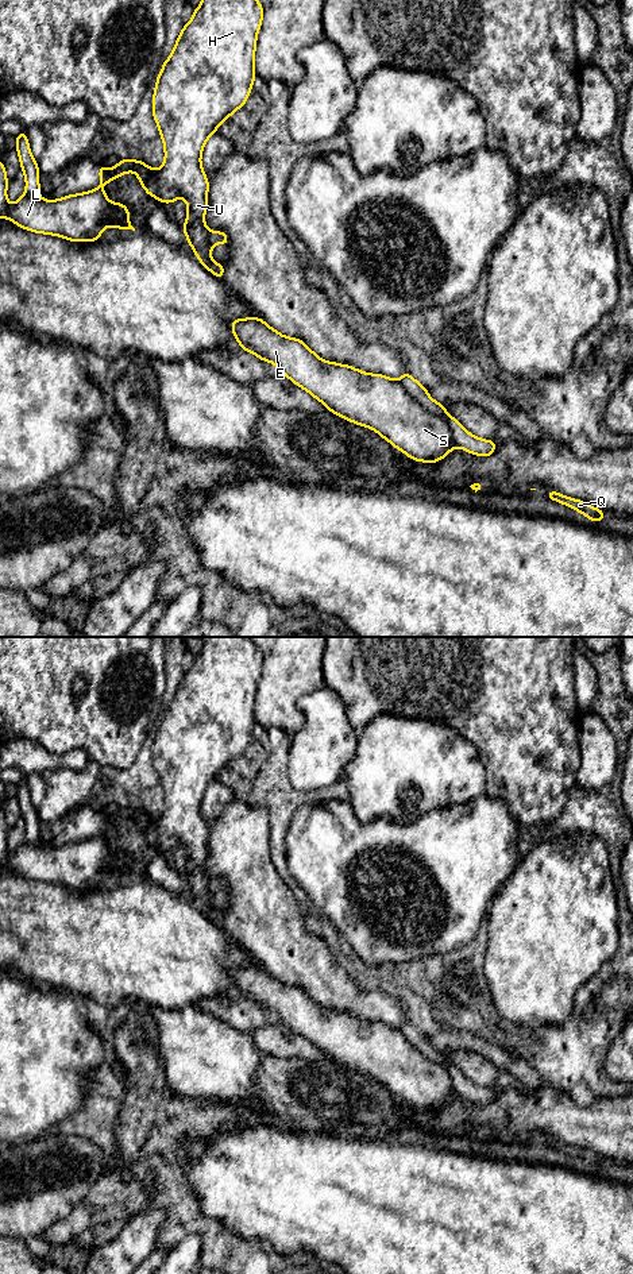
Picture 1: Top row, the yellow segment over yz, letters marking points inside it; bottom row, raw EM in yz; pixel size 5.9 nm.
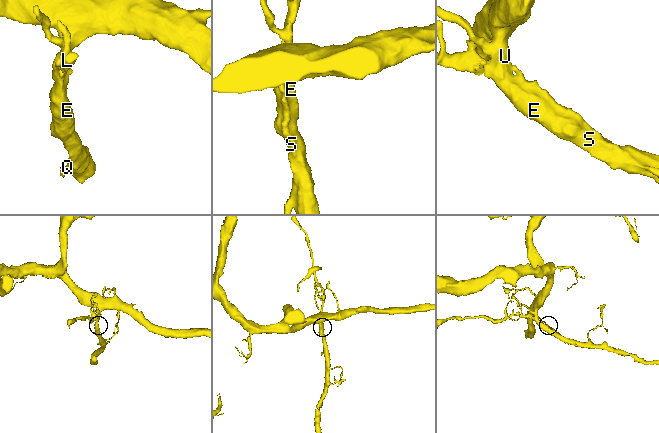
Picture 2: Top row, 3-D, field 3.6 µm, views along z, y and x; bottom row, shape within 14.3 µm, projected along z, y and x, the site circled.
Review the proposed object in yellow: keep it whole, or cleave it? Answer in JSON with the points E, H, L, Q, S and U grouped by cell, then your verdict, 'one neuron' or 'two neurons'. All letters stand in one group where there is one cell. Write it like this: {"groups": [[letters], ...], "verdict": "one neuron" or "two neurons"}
{"groups": [["E", "H", "L", "S", "U"], ["Q"]], "verdict": "two neurons"}

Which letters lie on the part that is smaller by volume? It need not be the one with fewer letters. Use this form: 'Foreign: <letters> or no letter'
Foreign: Q

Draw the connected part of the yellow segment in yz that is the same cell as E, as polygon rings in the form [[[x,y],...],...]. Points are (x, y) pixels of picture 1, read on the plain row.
[[[260,965],[232,968],[231,977],[244,999],[275,1012],[279,1020],[324,1051],[329,1059],[375,1078],[414,1109],[437,1111],[456,1095],[452,1074],[420,1053],[398,1028],[323,1008],[302,988],[283,984]]]

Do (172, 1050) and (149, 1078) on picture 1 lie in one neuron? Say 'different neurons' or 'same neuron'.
different neurons

